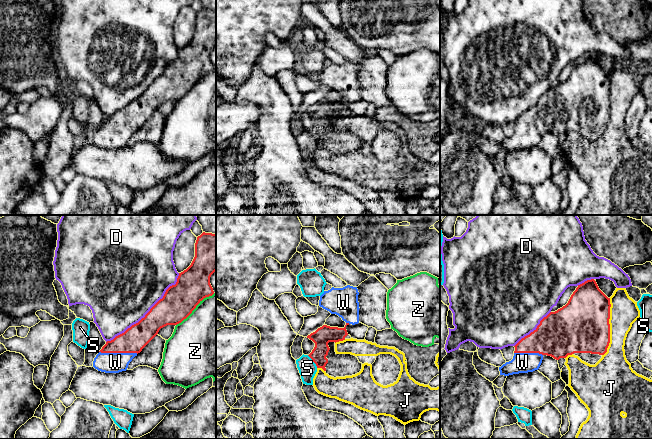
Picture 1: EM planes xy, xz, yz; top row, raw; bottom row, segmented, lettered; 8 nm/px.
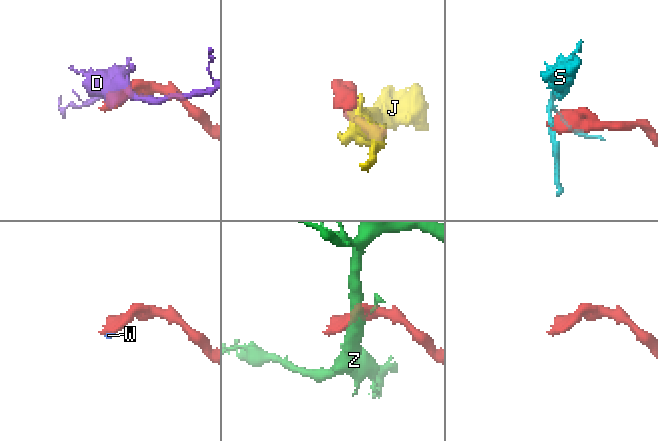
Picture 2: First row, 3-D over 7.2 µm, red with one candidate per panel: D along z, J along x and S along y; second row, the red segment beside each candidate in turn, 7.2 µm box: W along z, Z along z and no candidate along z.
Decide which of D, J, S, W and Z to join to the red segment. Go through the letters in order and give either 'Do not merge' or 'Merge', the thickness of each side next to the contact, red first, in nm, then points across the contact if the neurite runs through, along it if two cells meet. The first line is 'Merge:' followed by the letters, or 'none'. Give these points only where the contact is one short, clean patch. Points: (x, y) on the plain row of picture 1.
Merge: W
D: Do not merge. Thickness 260 nm (red) against 500 nm
J: Do not merge. Thickness 440 nm (red) against 220 nm
S: Do not merge. Thickness 150 nm (red) against 150 nm
W: Merge. Thickness 200 nm (red) against 160 nm
Z: Do not merge. Thickness 280 nm (red) against 480 nm

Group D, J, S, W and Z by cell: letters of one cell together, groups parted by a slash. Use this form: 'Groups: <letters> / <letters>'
Groups: D / J / S / W / Z

